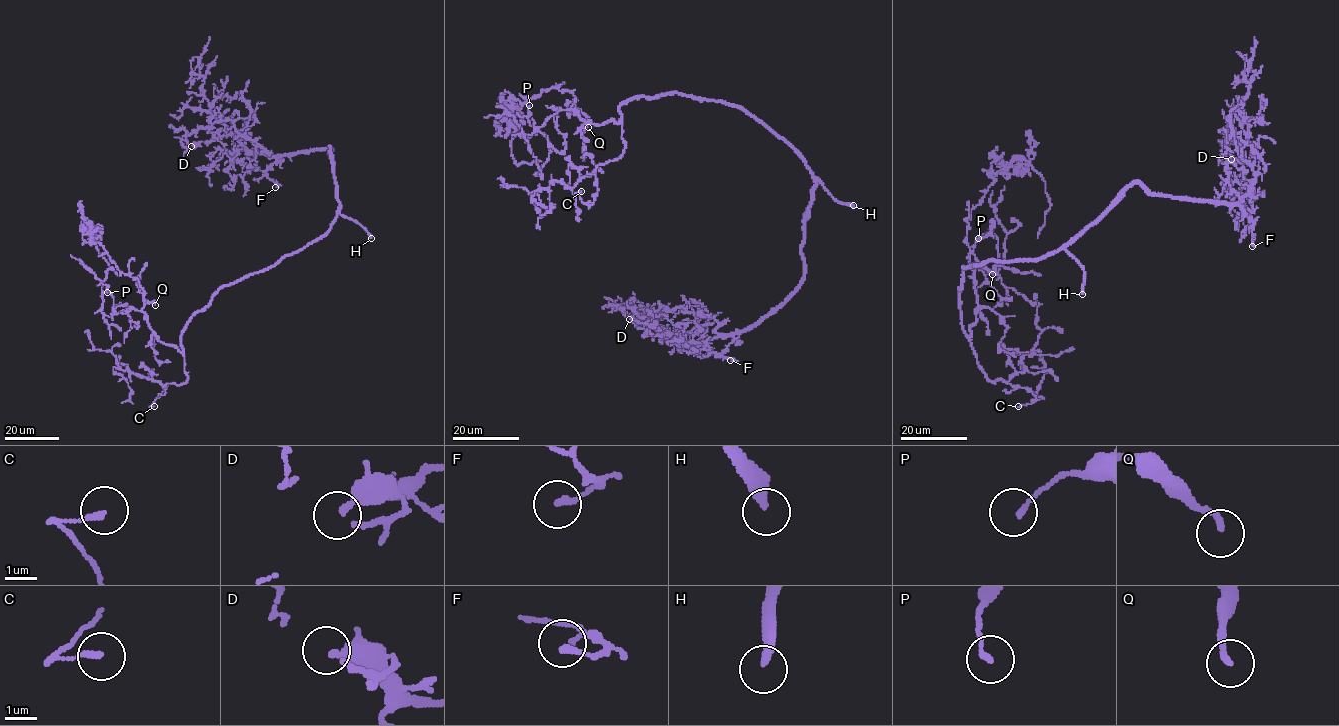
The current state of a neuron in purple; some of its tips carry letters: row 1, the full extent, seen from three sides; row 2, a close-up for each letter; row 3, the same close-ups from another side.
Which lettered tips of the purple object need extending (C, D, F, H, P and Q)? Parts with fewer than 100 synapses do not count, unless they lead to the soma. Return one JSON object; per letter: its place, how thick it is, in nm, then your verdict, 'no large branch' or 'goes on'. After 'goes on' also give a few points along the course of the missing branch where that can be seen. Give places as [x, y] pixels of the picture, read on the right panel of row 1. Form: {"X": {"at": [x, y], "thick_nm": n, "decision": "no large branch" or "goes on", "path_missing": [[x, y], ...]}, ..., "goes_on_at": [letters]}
{"C": {"at": [1018, 406], "thick_nm": 160, "decision": "no large branch"}, "D": {"at": [1231, 159], "thick_nm": 320, "decision": "no large branch"}, "F": {"at": [1252, 246], "thick_nm": 180, "decision": "no large branch"}, "H": {"at": [1082, 294], "thick_nm": 280, "decision": "goes on", "path_missing": [[1082, 294], [1084, 327]]}, "P": {"at": [978, 238], "thick_nm": 150, "decision": "no large branch"}, "Q": {"at": [992, 274], "thick_nm": 190, "decision": "no large branch"}, "goes_on_at": ["H"]}

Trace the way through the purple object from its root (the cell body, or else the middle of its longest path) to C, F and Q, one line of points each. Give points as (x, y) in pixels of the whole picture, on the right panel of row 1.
C: (995, 259), (964, 266), (961, 327), (988, 379), (995, 383), (999, 378), (1035, 396), (1018, 406)
F: (995, 259), (1035, 260), (1056, 252), (1134, 184), (1156, 195), (1242, 206), (1253, 222), (1252, 246)
Q: (995, 259), (964, 266), (960, 309), (968, 335), (977, 307), (974, 272), (969, 265), (972, 252), (992, 274)

